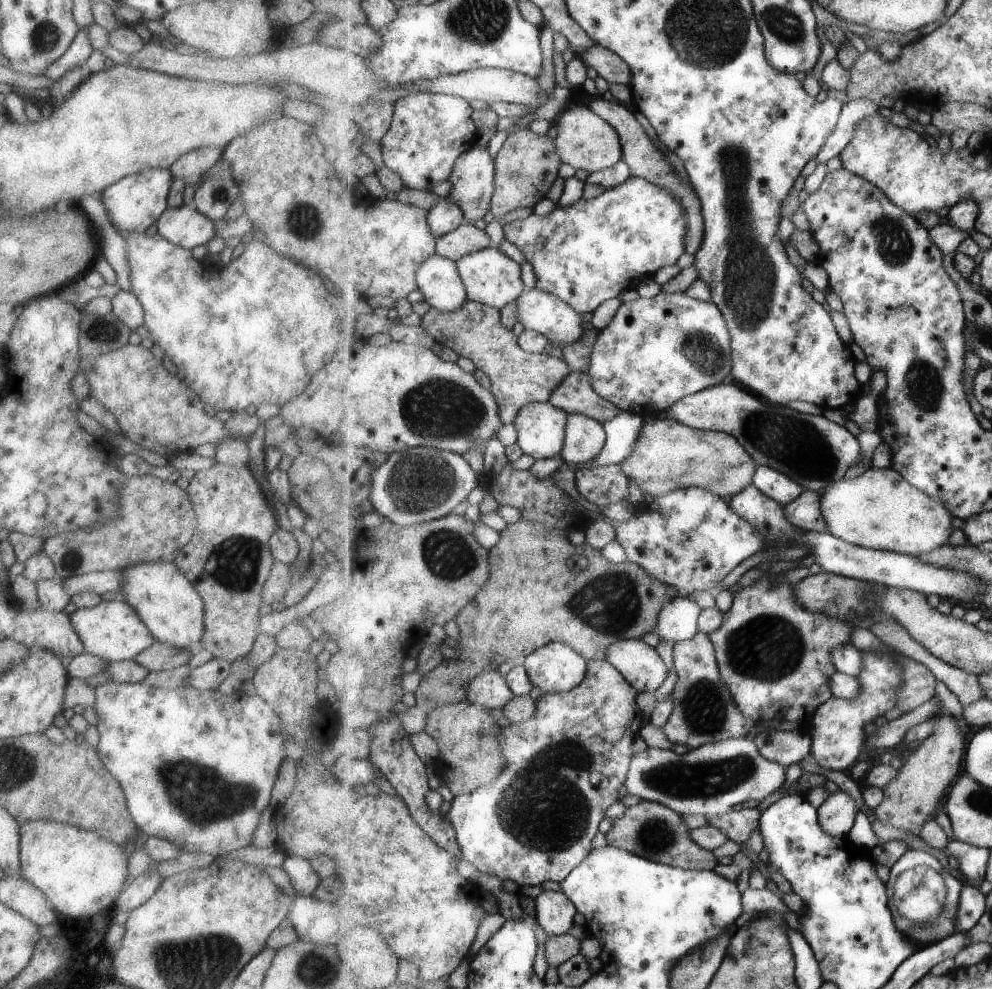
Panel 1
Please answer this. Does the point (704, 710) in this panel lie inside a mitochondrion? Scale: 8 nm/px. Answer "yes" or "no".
yes

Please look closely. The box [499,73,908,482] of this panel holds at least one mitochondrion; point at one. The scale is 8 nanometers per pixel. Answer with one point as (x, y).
(749, 278)

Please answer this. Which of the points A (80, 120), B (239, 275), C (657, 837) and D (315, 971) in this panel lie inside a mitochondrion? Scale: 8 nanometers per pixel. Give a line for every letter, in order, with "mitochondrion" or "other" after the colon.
A: other
B: other
C: mitochondrion
D: mitochondrion

